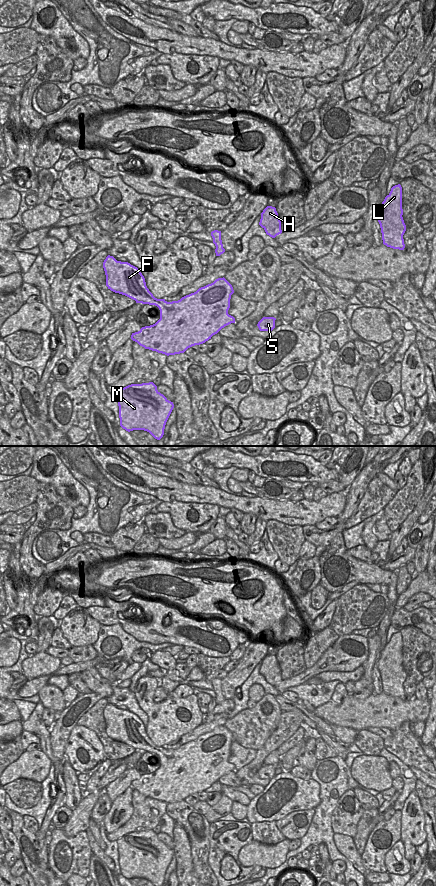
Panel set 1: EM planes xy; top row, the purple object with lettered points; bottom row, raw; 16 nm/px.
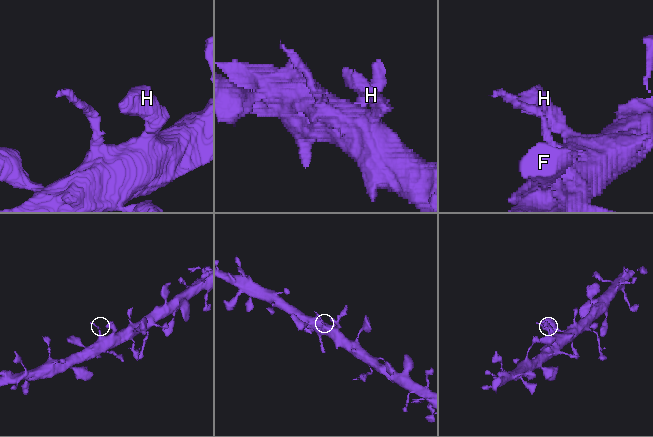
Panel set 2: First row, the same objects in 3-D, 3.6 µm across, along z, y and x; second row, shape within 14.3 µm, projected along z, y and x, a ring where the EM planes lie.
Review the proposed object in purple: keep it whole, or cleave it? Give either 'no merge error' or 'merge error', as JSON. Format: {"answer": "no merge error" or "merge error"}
{"answer": "no merge error"}

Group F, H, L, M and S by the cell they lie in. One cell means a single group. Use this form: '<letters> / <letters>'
F H L M S

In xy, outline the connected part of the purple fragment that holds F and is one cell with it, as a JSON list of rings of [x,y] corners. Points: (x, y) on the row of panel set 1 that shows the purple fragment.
[[[108,255],[103,262],[103,268],[108,289],[125,295],[136,303],[155,305],[159,308],[160,319],[155,324],[142,327],[131,335],[131,339],[145,349],[167,356],[184,353],[192,346],[205,343],[225,326],[235,323],[235,318],[228,314],[234,290],[224,277],[216,279],[213,283],[199,288],[178,301],[167,302],[165,299],[157,299],[153,296],[146,286],[142,273],[130,263],[117,261],[113,256]]]

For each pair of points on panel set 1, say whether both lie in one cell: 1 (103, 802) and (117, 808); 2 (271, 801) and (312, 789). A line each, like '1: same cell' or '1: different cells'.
1: different cells
2: same cell

